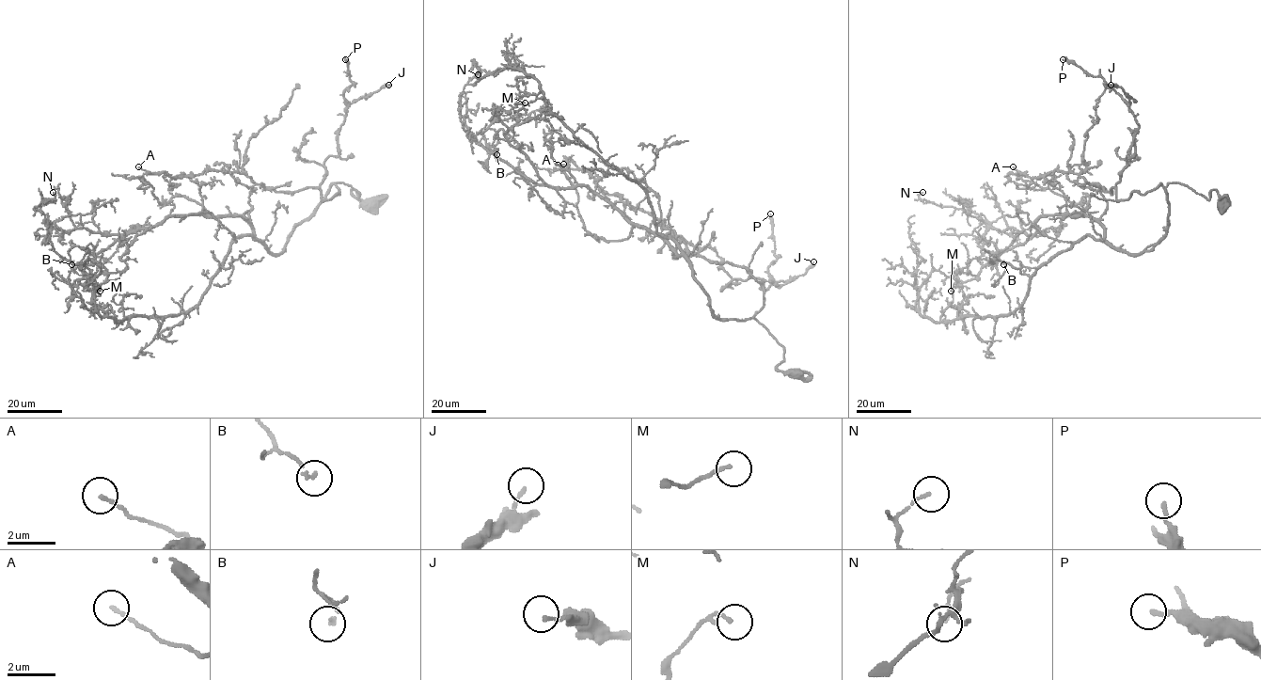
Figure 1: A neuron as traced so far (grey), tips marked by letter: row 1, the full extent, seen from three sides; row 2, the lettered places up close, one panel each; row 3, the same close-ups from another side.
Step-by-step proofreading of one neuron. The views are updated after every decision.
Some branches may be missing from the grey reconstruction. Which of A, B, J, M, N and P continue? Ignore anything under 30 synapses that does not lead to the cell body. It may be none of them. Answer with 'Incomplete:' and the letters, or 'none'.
Incomplete: none

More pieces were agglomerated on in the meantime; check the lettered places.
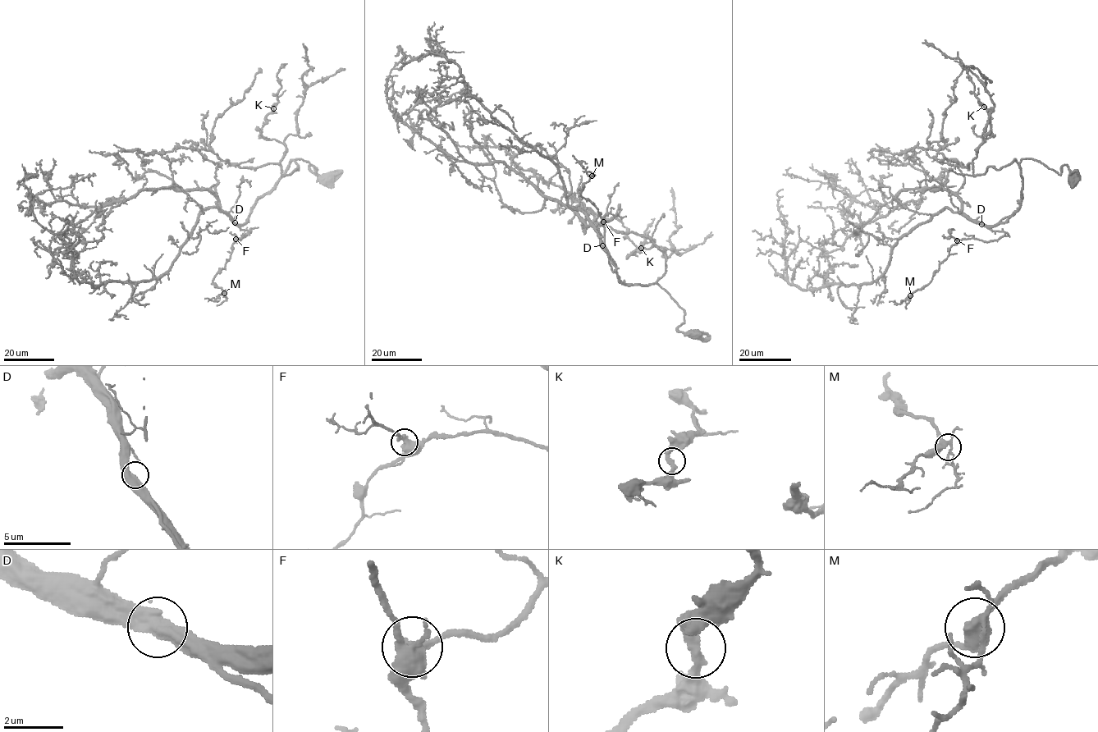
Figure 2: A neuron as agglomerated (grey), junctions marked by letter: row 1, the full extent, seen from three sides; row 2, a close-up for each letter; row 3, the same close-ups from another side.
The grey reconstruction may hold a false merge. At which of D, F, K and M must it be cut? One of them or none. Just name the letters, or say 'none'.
none

